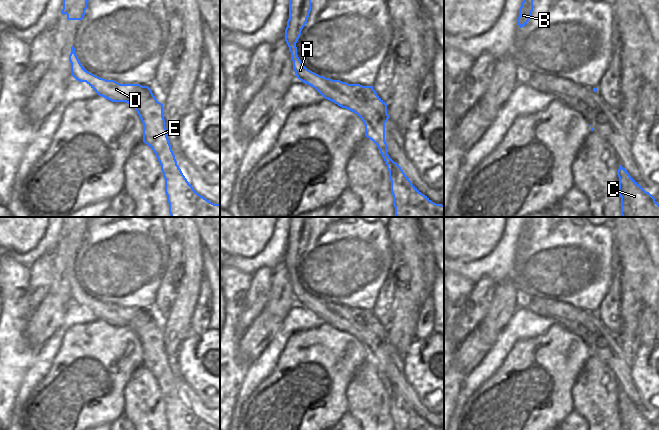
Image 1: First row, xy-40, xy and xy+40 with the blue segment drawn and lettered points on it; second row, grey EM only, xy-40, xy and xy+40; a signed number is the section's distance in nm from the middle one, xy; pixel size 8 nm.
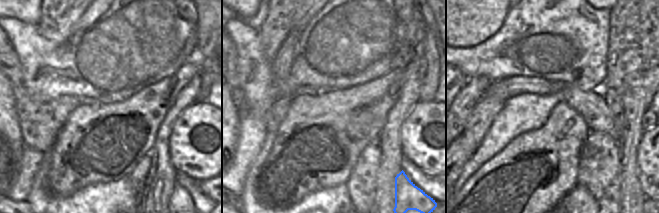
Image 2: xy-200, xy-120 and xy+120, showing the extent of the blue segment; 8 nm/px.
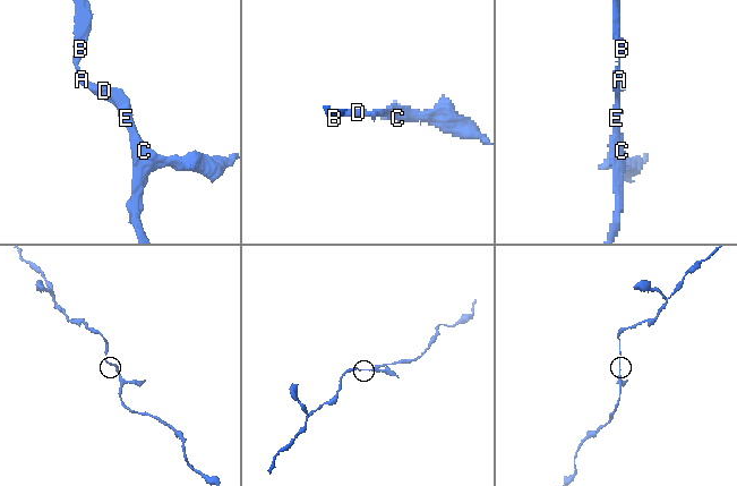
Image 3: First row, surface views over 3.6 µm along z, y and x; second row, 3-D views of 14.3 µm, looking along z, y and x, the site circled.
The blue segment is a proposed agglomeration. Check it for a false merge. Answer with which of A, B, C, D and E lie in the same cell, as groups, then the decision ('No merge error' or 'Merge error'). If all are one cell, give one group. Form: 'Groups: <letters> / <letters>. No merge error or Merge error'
Groups: A B C D E. No merge error.

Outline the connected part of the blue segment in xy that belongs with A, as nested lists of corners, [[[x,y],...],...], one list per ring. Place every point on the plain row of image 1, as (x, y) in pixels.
[[[291,217],[289,221],[289,243],[285,253],[285,265],[291,276],[293,293],[299,304],[312,310],[321,320],[328,323],[342,332],[354,336],[365,349],[365,360],[372,364],[378,371],[389,395],[391,405],[391,417],[393,419],[394,430],[444,430],[432,426],[427,420],[422,418],[405,399],[401,391],[394,386],[387,377],[387,367],[385,365],[385,347],[389,343],[387,328],[377,319],[373,310],[362,310],[360,308],[348,308],[340,304],[332,304],[320,300],[308,294],[297,279],[296,267],[301,259],[301,255],[311,235],[311,217]]]

